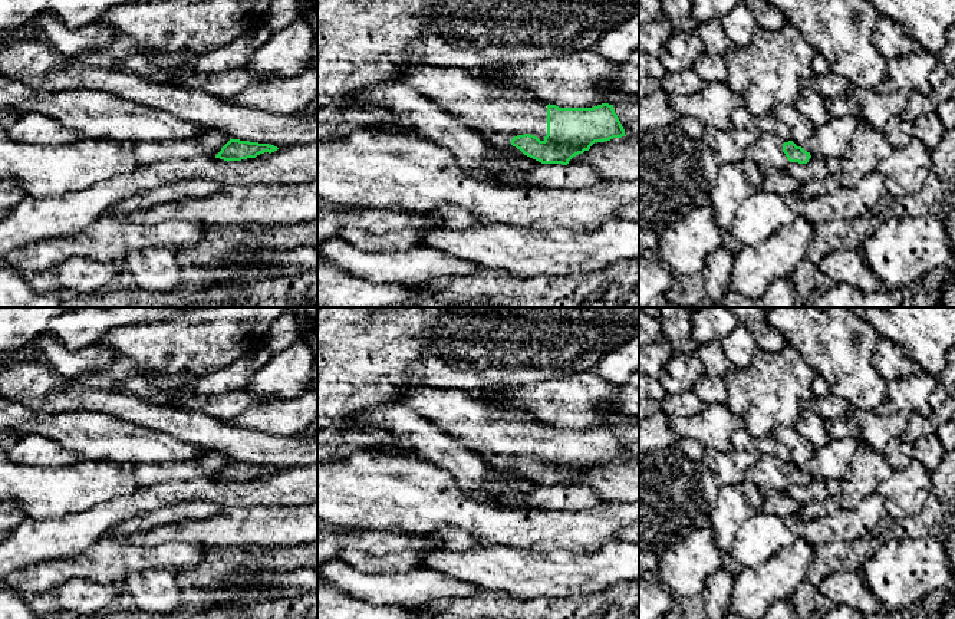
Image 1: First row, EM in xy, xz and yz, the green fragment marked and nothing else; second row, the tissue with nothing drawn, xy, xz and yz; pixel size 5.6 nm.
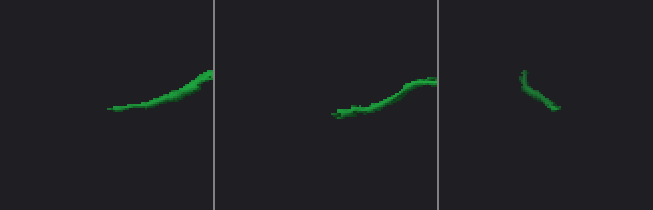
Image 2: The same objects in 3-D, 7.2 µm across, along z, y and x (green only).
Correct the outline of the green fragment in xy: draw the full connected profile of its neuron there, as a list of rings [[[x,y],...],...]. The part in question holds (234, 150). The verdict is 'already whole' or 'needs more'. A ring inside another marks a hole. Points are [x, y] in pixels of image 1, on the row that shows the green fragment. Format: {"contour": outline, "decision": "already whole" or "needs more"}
{"contour": [[[231,139],[221,148],[221,151],[215,155],[215,158],[224,159],[224,161],[241,161],[247,158],[256,158],[260,154],[264,152],[274,152],[279,148],[269,144],[258,144],[258,142],[250,142],[250,141],[240,141],[240,139]]], "decision": "already whole"}

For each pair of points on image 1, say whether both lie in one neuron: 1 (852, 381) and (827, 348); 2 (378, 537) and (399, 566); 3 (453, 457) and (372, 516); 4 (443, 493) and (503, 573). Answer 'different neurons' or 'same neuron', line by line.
1: same neuron
2: different neurons
3: different neurons
4: different neurons

